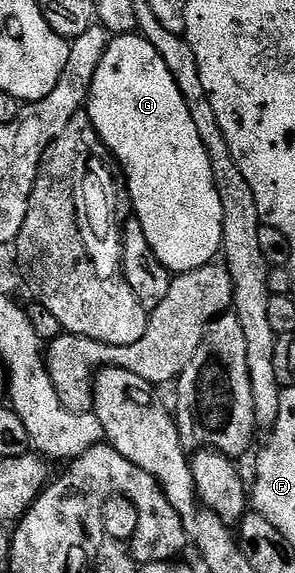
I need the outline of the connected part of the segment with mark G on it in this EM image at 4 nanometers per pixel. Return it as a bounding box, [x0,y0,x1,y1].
[84,33,222,276]

